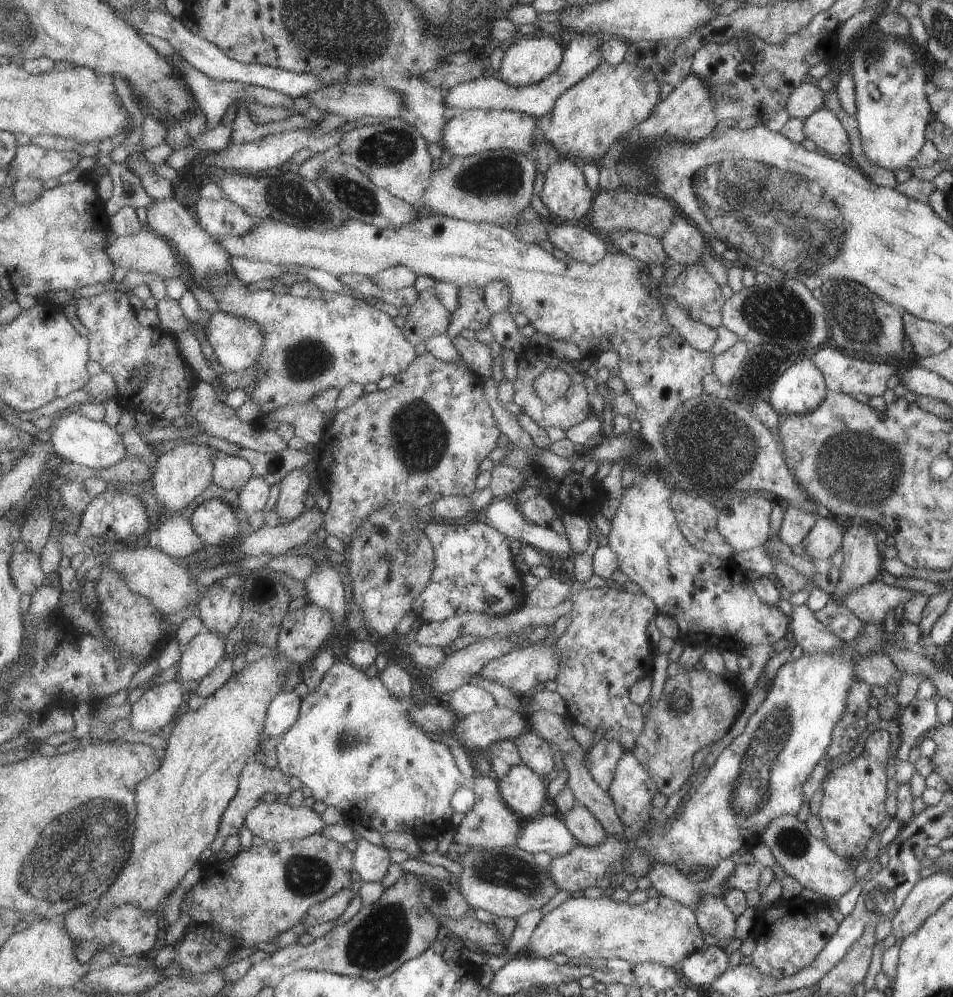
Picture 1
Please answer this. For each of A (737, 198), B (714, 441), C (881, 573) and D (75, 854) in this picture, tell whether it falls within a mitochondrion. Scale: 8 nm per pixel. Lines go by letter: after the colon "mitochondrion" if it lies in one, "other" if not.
A: mitochondrion
B: mitochondrion
C: other
D: mitochondrion

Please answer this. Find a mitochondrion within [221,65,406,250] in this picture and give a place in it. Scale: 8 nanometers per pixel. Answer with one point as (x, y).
(289, 198)

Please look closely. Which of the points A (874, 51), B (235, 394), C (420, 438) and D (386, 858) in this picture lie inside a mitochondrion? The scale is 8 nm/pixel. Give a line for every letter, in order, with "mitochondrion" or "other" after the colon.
A: mitochondrion
B: other
C: mitochondrion
D: other

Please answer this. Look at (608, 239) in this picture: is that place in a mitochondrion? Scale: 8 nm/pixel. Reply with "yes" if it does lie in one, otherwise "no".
no

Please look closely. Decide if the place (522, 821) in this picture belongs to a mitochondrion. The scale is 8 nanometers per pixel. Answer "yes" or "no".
no

